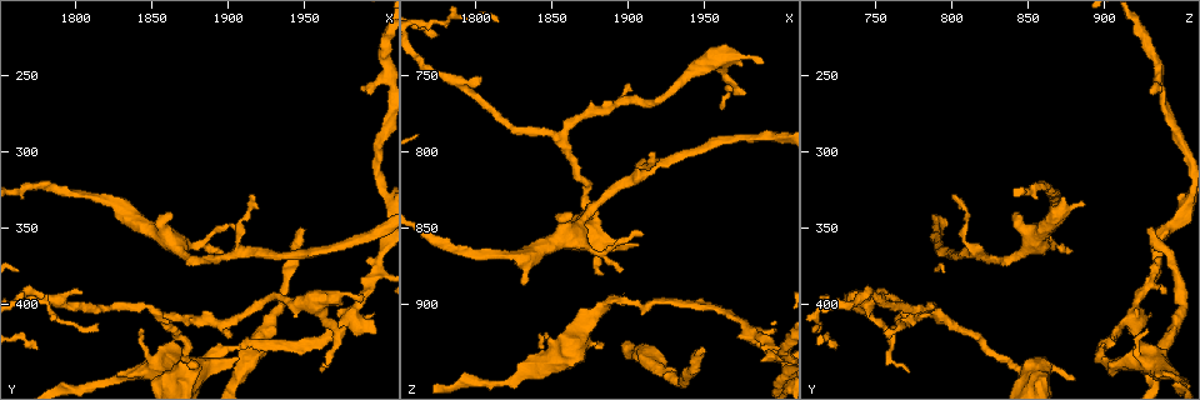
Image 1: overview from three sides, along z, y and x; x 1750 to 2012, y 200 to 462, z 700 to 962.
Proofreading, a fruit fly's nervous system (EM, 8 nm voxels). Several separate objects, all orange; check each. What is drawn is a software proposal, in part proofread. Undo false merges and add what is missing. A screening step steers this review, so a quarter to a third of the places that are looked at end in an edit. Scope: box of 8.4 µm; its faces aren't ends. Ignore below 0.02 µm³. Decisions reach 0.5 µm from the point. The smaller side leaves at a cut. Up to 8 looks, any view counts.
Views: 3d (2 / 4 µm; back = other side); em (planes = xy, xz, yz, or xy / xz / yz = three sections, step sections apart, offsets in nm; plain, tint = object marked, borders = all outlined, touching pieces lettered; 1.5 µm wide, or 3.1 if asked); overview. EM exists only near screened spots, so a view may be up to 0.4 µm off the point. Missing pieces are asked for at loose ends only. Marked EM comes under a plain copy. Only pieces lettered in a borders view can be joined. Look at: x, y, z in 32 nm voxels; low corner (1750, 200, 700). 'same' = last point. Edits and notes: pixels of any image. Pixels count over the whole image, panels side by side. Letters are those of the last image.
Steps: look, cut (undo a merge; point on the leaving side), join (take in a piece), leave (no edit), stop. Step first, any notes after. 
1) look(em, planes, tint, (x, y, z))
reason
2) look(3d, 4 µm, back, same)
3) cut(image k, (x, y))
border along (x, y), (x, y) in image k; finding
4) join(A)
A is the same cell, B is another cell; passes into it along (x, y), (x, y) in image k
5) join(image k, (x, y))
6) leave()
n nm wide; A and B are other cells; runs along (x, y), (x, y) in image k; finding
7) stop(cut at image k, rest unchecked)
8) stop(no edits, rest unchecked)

look(em, planes, borders, (1906, 434, 860))
an open end

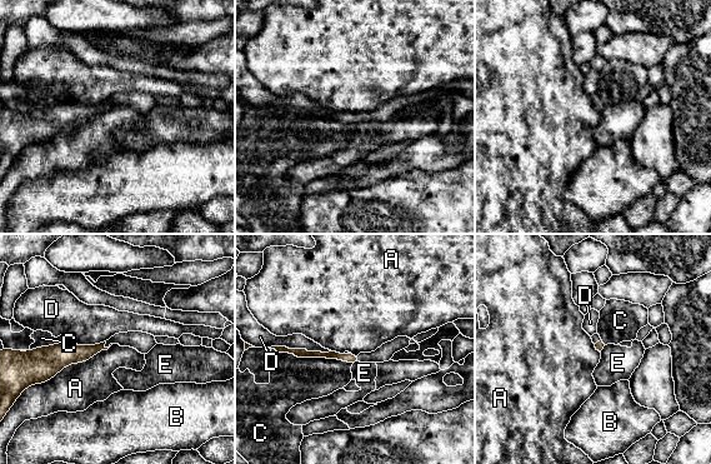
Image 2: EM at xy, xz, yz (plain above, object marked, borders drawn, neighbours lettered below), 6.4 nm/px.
leave()
A, B, C, D and E are other cells; border along (270, 347), (330, 352) in image 2; none of them fits

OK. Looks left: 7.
look(em, planes, tint, (1862, 358, 852))
sudden change in width

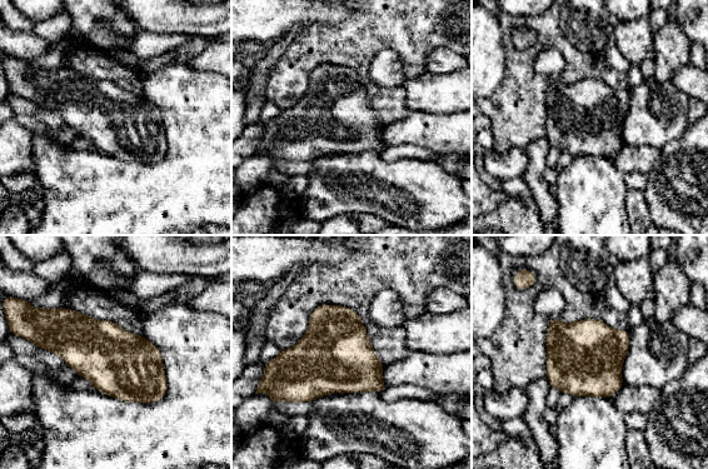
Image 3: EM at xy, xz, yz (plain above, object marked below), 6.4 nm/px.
look(em, planes, borders, same)

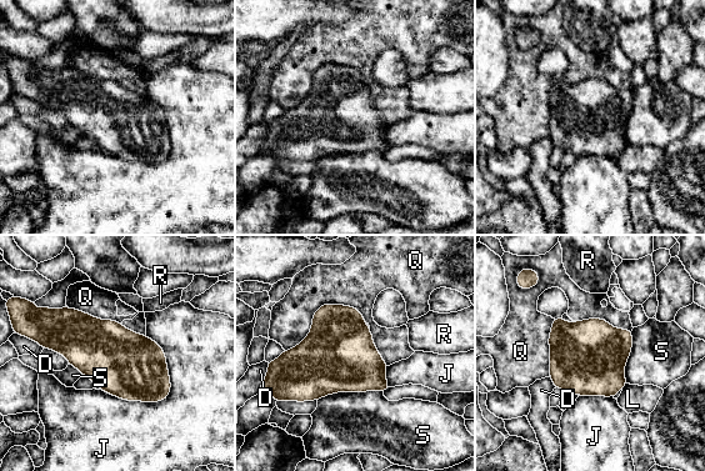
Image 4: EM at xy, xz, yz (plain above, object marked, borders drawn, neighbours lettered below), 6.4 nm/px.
leave()
Q touches over 550 nm; D, J, L, Q, R and S are other cells; one cell here

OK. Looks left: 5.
look(em, xy, step 4, borders, (1946, 350, 932))
an open end

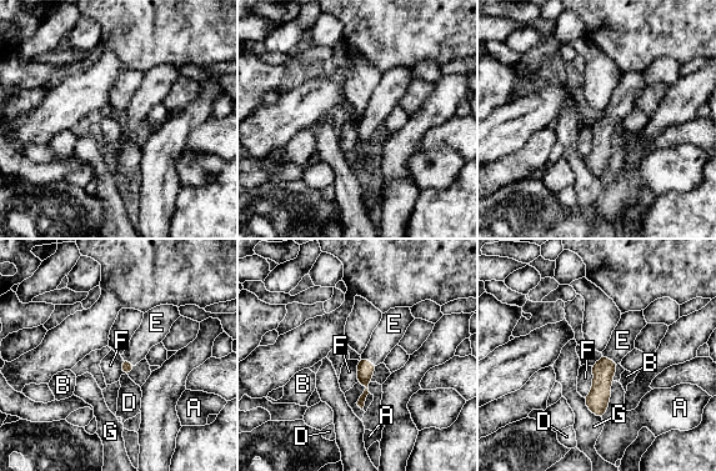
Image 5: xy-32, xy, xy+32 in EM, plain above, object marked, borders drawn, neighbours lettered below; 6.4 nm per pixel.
look(em, planes, borders, same)
another direction

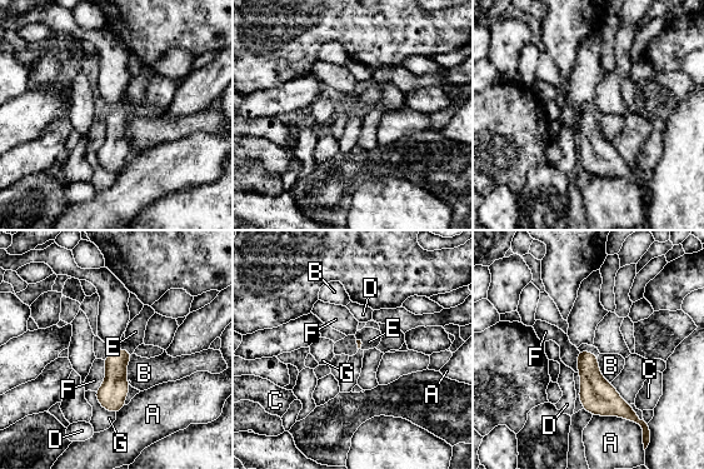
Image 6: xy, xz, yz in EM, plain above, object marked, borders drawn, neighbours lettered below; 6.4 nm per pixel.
join(E)
E is the same cell, A, B, C, D, F and G are other cells; it goes on there

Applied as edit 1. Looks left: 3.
stop(join at image 6, rest unchecked)

